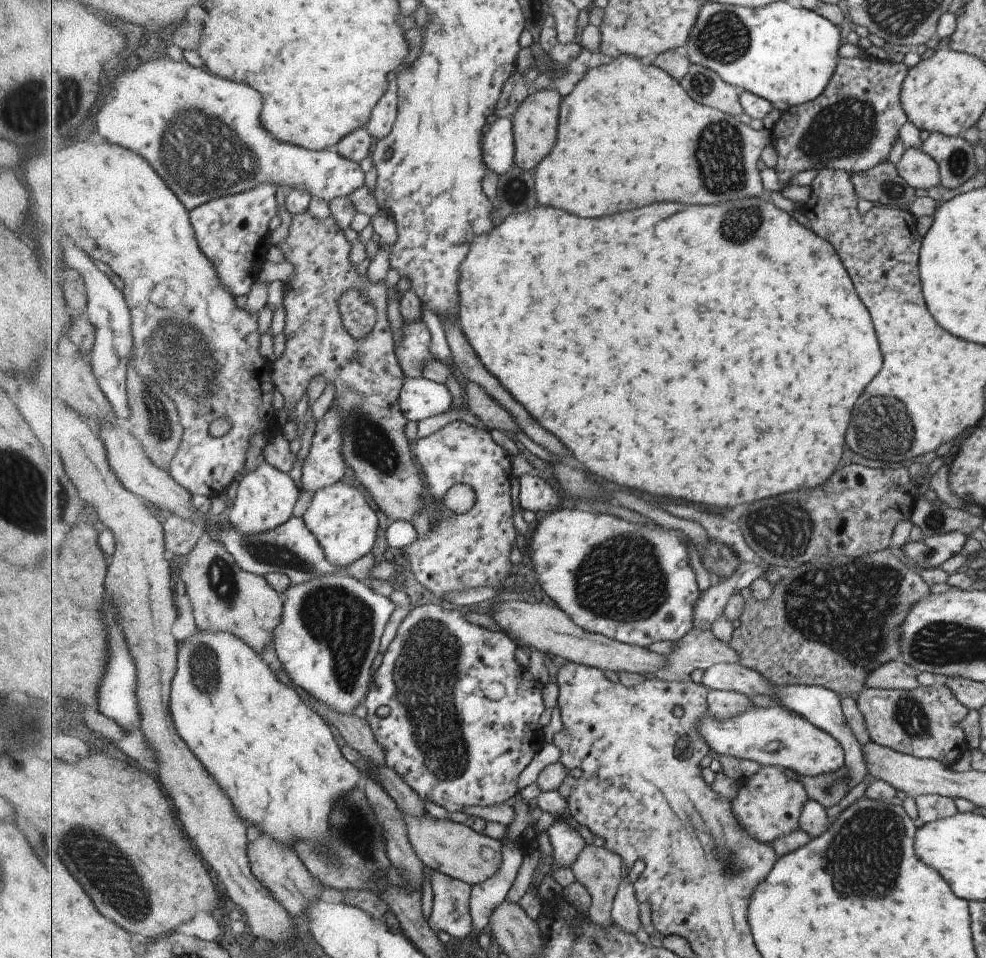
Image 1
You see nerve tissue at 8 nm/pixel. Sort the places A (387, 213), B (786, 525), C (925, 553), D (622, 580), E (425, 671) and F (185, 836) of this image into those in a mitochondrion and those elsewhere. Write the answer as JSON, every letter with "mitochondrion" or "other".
{"A":"other","B":"mitochondrion","C":"mitochondrion","D":"mitochondrion","E":"mitochondrion","F":"other"}

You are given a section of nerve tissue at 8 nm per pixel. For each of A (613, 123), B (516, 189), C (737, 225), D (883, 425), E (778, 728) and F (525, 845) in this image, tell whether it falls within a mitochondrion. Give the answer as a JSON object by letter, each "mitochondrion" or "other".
{"A":"other","B":"mitochondrion","C":"mitochondrion","D":"mitochondrion","E":"other","F":"other"}

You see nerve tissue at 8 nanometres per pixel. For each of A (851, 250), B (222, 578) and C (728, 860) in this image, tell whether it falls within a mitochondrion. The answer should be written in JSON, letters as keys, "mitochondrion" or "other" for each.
{"A":"other","B":"mitochondrion","C":"mitochondrion"}

